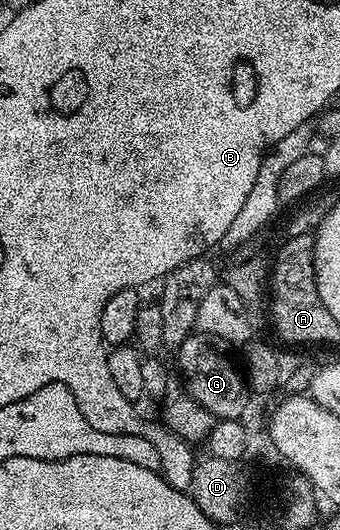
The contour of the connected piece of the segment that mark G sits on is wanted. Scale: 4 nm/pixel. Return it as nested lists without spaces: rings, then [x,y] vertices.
[[[191,334],[184,338],[184,342],[176,349],[177,371],[186,392],[196,398],[204,410],[211,412],[218,420],[242,420],[252,399],[250,385],[246,383],[243,369],[239,365],[237,368],[233,358],[225,356],[217,347],[221,348],[213,339],[201,334]]]

